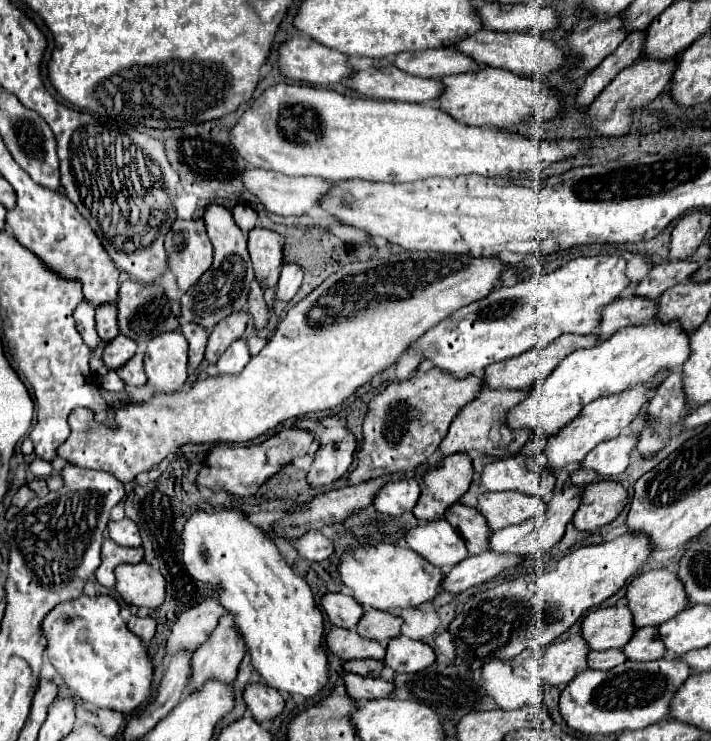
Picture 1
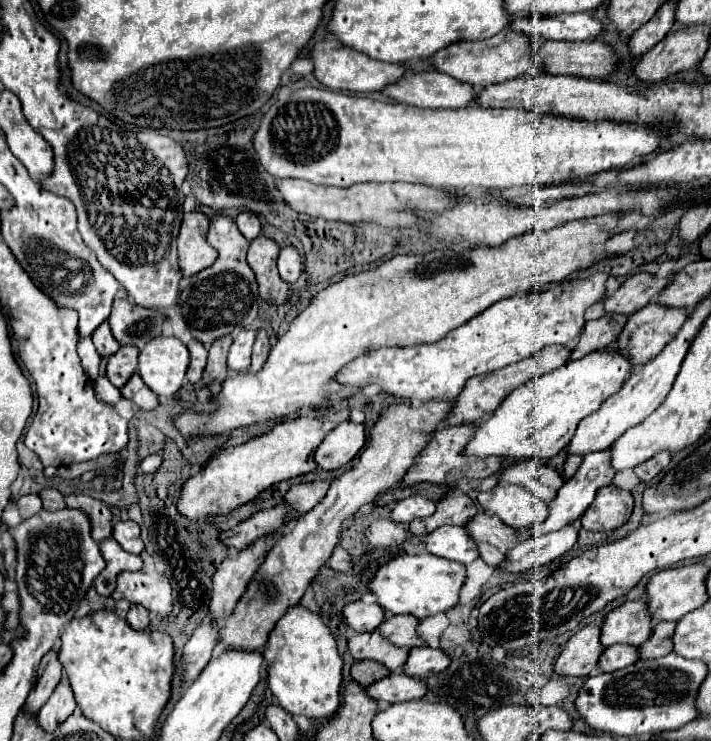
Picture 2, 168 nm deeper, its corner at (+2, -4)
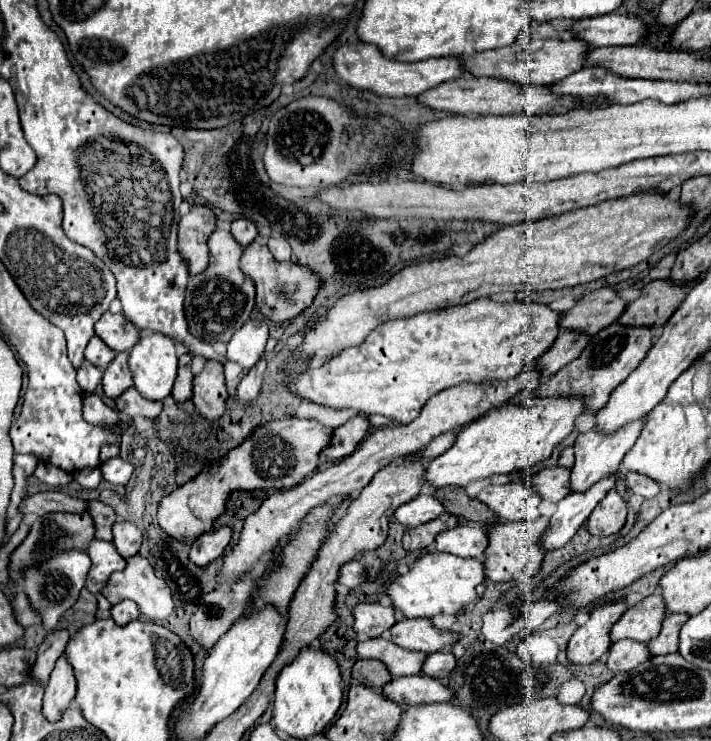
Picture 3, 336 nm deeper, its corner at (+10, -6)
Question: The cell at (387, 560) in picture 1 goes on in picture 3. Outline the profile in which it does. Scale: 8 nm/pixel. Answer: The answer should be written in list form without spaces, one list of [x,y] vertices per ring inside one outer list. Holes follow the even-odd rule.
[[[429,552],[421,556],[407,574],[399,576],[387,590],[389,598],[393,600],[393,608],[401,610],[407,618],[433,618],[437,614],[457,614],[461,612],[467,604],[471,604],[477,598],[477,586],[485,582],[485,572],[483,572],[483,562],[477,558],[459,558],[451,556],[445,552]]]

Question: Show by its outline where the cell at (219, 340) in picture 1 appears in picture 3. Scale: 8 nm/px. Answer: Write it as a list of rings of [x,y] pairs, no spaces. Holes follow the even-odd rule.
[[[207,362],[205,370],[193,380],[193,404],[199,416],[209,422],[217,422],[227,412],[227,388],[223,378],[223,366],[219,362]]]

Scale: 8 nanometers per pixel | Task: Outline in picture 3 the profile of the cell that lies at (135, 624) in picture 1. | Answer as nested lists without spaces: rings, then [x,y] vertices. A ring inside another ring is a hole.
[[[137,554],[137,556],[131,556],[131,558],[127,560],[127,566],[125,566],[123,570],[113,572],[111,578],[109,578],[109,582],[107,582],[107,586],[105,586],[101,592],[103,592],[103,596],[105,596],[111,604],[115,604],[115,606],[111,608],[111,618],[113,618],[119,626],[125,626],[125,624],[129,624],[131,620],[137,620],[137,618],[139,618],[139,612],[141,612],[147,620],[159,622],[159,620],[165,620],[165,618],[173,612],[173,608],[175,608],[167,582],[165,582],[163,578],[159,578],[159,576],[155,574],[153,566],[149,564],[149,560],[143,558],[143,556],[139,556],[139,554]]]

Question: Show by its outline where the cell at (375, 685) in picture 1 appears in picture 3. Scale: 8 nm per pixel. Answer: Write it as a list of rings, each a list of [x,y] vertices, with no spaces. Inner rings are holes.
[[[407,676],[393,678],[393,682],[383,686],[383,694],[403,706],[411,704],[435,704],[435,702],[451,702],[453,692],[449,686],[437,678],[429,676]]]

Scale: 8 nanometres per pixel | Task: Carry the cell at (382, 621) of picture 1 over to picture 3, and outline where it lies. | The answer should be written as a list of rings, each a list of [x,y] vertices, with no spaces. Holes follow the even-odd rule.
[[[405,618],[391,628],[391,638],[401,648],[435,654],[447,646],[453,646],[459,640],[459,634],[439,630],[425,618]]]

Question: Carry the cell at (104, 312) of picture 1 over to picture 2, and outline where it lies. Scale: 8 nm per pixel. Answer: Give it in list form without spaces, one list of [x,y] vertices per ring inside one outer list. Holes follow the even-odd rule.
[[[105,320],[101,326],[97,326],[97,330],[93,332],[93,344],[95,344],[97,352],[99,352],[101,356],[105,356],[105,358],[109,358],[111,354],[115,354],[115,352],[119,350],[119,344],[117,344],[117,340],[113,338],[107,320]]]

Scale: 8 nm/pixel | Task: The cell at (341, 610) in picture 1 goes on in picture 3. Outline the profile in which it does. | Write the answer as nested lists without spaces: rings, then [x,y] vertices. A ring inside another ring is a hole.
[[[359,604],[355,608],[355,632],[359,638],[377,638],[389,630],[395,620],[395,610],[381,604]]]

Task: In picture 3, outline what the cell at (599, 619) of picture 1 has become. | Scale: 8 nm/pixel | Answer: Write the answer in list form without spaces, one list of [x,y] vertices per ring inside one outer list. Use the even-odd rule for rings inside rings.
[[[647,596],[639,604],[631,606],[611,630],[611,640],[631,638],[637,642],[649,642],[661,632],[661,620],[665,618],[663,596]]]

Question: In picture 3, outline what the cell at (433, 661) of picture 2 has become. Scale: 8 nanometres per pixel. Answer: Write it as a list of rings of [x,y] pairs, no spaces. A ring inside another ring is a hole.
[[[435,652],[427,656],[423,664],[423,674],[443,680],[449,676],[449,672],[453,672],[453,668],[455,668],[455,656],[451,652]]]

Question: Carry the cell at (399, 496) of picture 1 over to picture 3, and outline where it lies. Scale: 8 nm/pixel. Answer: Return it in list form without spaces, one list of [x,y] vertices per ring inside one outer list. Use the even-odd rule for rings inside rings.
[[[419,494],[417,498],[413,498],[411,502],[403,504],[397,508],[395,512],[395,518],[407,526],[407,528],[415,528],[415,526],[421,526],[421,524],[427,524],[429,520],[441,516],[445,512],[443,504],[435,498],[435,496],[429,496],[429,494]]]

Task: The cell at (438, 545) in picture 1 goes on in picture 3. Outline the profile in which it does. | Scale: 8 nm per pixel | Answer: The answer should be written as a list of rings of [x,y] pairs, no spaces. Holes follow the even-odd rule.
[[[459,524],[453,530],[445,530],[435,540],[435,548],[439,552],[479,560],[483,560],[487,544],[489,544],[487,532],[481,526],[469,526],[469,524]]]

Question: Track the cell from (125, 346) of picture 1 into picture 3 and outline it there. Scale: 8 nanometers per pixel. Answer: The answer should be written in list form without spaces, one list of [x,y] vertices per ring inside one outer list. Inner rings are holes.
[[[121,352],[115,356],[115,360],[107,366],[103,374],[103,392],[109,398],[117,398],[131,386],[133,386],[133,378],[127,366],[127,352]]]

